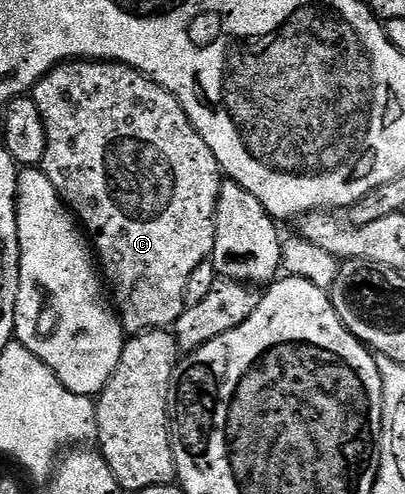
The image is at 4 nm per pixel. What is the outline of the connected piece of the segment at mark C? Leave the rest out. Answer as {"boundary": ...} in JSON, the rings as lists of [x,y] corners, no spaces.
{"boundary":[[[82,59],[57,65],[31,90],[31,96],[39,107],[39,115],[43,115],[43,127],[47,131],[47,151],[39,168],[47,175],[47,179],[51,179],[51,187],[55,187],[61,202],[67,206],[70,213],[83,226],[84,232],[91,238],[100,272],[111,290],[111,301],[115,306],[115,312],[121,318],[122,329],[129,335],[142,333],[145,329],[169,329],[187,307],[185,304],[187,278],[195,272],[195,267],[199,267],[199,263],[208,261],[213,256],[217,238],[215,215],[223,174],[221,164],[215,159],[211,147],[203,143],[199,131],[189,122],[189,117],[183,111],[181,104],[162,85],[157,85],[138,69],[133,69],[130,65],[118,65],[116,61]]]}

